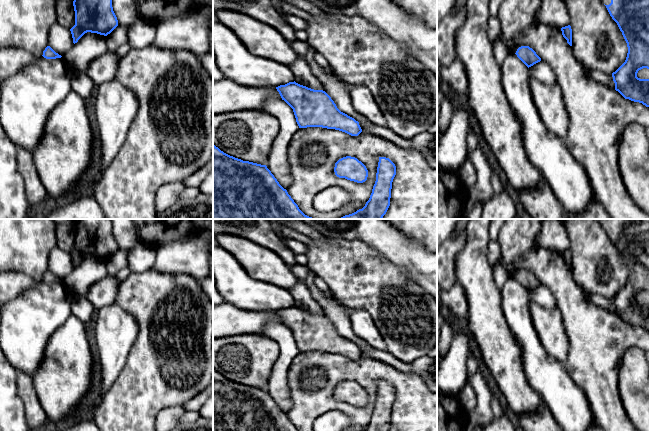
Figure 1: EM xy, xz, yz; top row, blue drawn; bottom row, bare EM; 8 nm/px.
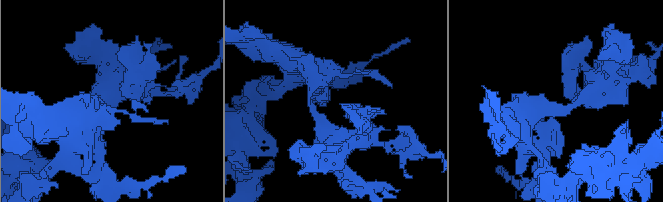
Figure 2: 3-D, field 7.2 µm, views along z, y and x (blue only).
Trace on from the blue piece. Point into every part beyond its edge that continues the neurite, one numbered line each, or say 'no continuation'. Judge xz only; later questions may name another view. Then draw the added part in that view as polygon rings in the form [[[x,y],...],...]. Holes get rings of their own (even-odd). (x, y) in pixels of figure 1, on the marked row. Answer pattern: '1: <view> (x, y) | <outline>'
no continuation

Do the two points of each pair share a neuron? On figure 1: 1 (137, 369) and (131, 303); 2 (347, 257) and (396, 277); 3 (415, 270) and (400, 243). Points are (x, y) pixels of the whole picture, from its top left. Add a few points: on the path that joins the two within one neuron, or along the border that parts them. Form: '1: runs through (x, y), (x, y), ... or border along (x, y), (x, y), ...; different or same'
1: runs through (145, 353), (145, 319); same
2: runs through (359, 262), (374, 277), (384, 277); same
3: runs through (415, 263), (403, 250); same

